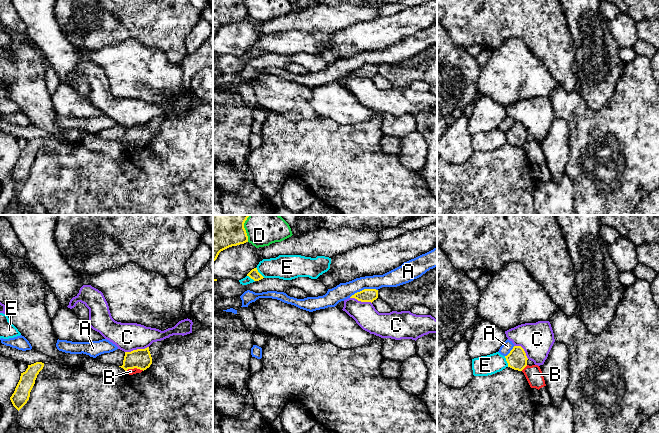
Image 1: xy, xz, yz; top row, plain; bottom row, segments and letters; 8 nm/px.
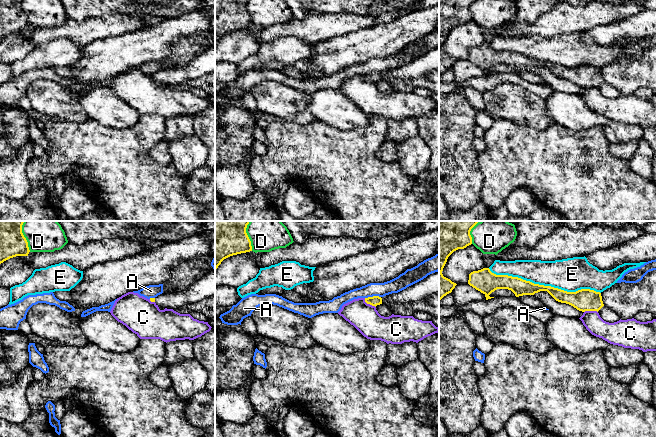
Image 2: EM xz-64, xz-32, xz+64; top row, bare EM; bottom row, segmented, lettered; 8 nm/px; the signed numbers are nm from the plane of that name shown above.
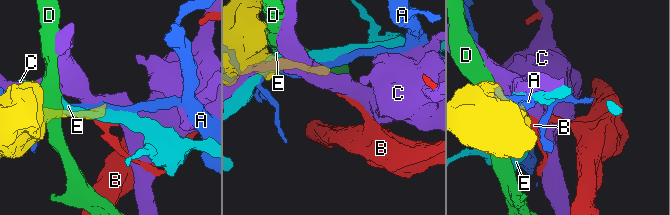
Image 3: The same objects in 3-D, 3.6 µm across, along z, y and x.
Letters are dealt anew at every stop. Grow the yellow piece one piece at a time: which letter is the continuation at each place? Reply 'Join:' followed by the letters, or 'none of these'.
Join: none of these

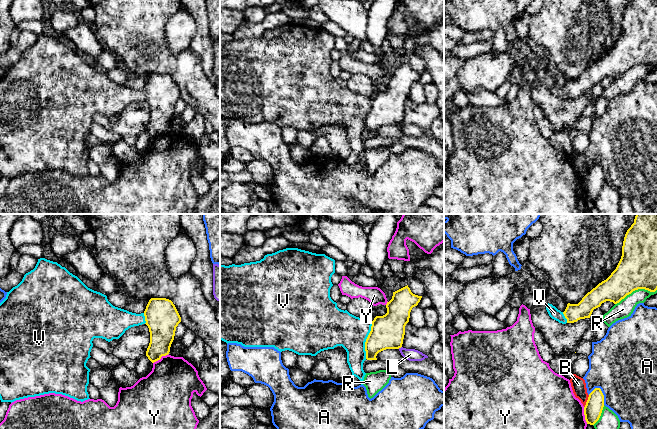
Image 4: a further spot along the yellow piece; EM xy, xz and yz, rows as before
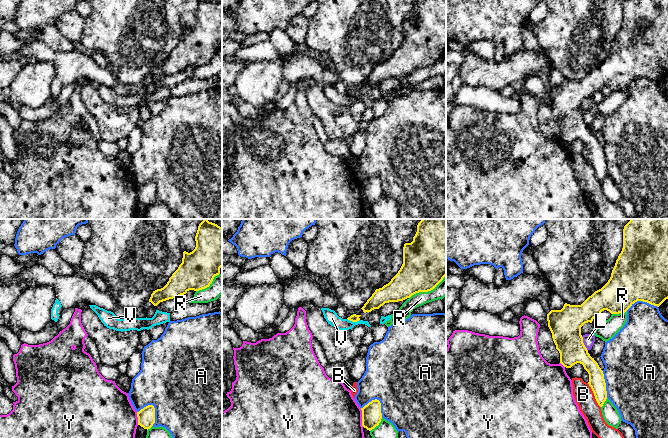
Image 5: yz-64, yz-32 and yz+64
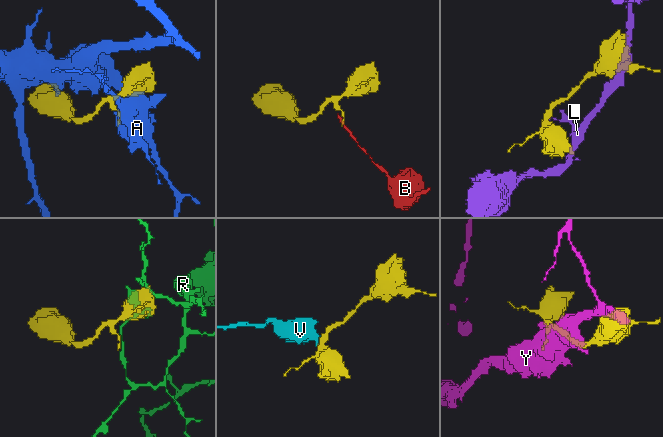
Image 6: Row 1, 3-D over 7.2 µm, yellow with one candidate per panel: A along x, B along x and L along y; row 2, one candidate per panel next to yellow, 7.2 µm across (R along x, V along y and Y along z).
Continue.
Join: none of these

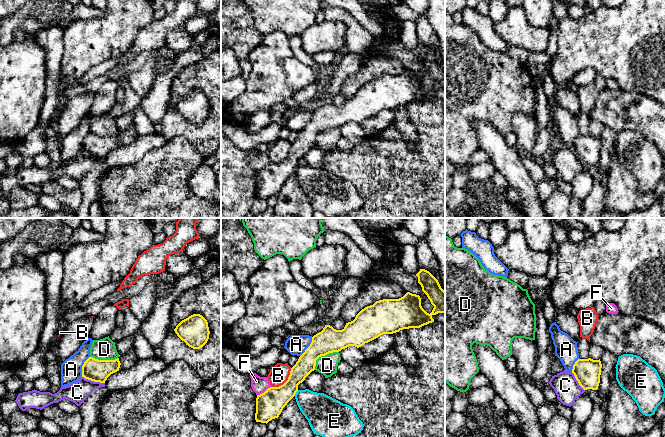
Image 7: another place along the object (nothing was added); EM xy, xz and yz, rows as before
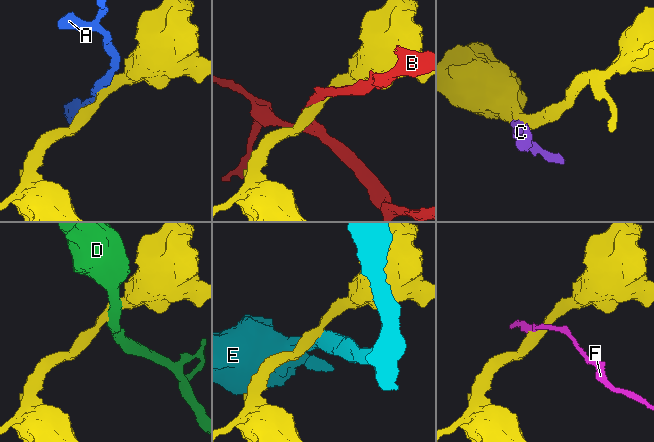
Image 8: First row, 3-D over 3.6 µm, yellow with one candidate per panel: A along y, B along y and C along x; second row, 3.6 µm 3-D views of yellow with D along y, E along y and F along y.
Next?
Join: none of these

